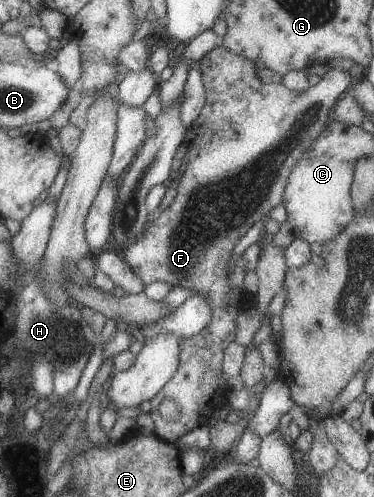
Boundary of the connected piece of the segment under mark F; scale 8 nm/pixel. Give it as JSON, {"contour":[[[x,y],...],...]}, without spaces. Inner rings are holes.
{"contour":[[[223,45],[215,46],[198,61],[202,82],[206,93],[206,103],[193,121],[193,141],[186,149],[186,161],[172,178],[177,193],[171,204],[149,218],[143,234],[130,245],[120,250],[125,264],[139,277],[143,286],[152,282],[164,282],[171,288],[181,285],[192,291],[192,295],[202,294],[209,301],[211,316],[209,324],[201,332],[189,338],[178,339],[179,364],[170,381],[150,400],[153,433],[162,441],[174,444],[194,428],[206,424],[214,410],[224,407],[229,394],[222,373],[222,356],[225,347],[234,341],[235,319],[239,316],[236,298],[243,289],[231,291],[225,265],[231,250],[254,223],[268,216],[270,211],[281,204],[287,177],[297,164],[301,153],[325,130],[331,121],[331,112],[341,96],[353,85],[349,73],[341,71],[335,64],[320,81],[304,93],[297,94],[287,90],[281,83],[265,84],[256,77],[255,65],[239,55],[229,52]],[[168,398],[179,407],[179,417],[171,422],[165,421],[157,412],[157,405]]]}

